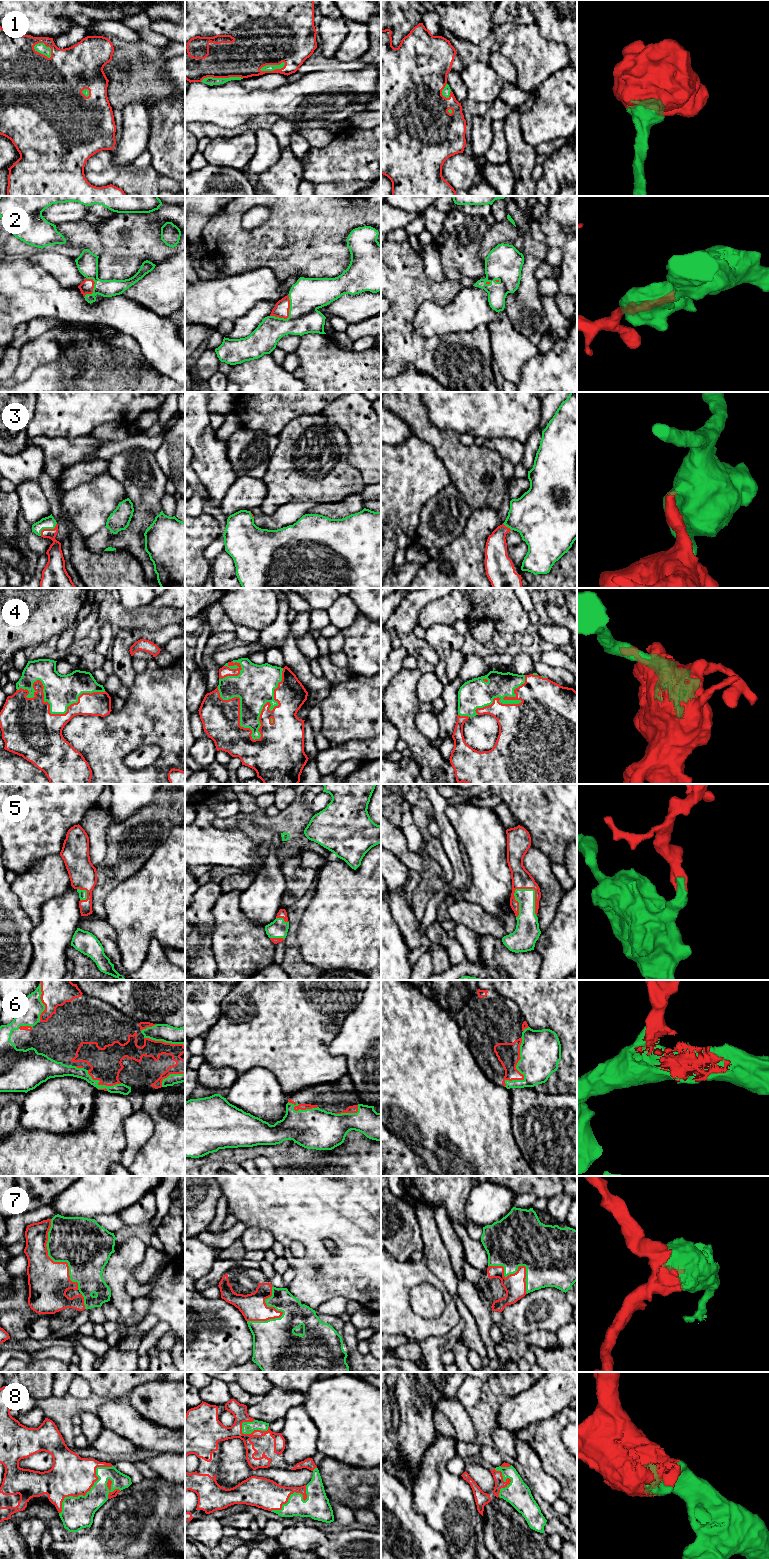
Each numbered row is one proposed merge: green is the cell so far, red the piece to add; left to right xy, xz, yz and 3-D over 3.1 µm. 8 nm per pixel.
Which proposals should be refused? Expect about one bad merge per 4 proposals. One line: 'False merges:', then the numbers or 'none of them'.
False merges: none of them

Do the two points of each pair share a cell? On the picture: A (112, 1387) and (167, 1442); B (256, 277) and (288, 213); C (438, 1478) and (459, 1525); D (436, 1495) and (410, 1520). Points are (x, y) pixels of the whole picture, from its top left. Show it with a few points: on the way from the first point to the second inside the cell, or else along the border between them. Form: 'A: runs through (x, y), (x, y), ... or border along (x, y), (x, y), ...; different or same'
A: border along (126, 1397), (112, 1397), (108, 1399); different
B: border along (238, 273), (259, 267), (269, 267), (281, 280); different
C: runs through (438, 1490), (438, 1493), (448, 1503), (454, 1513); same
D: border along (411, 1490), (414, 1509), (435, 1528); different

